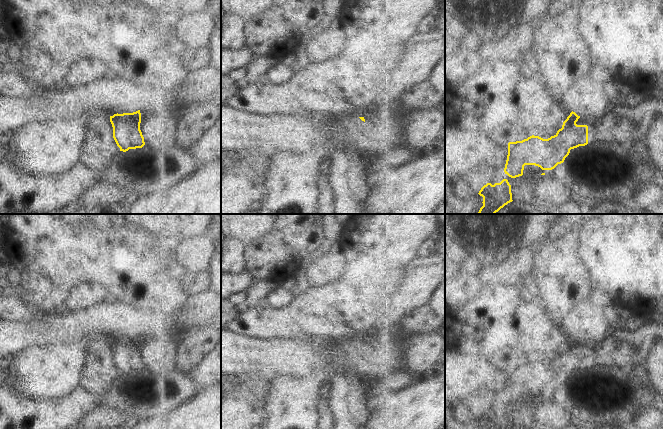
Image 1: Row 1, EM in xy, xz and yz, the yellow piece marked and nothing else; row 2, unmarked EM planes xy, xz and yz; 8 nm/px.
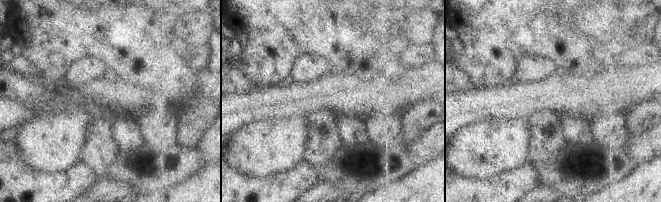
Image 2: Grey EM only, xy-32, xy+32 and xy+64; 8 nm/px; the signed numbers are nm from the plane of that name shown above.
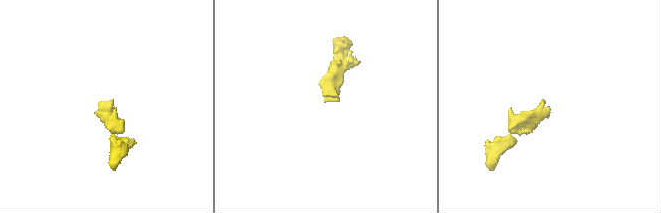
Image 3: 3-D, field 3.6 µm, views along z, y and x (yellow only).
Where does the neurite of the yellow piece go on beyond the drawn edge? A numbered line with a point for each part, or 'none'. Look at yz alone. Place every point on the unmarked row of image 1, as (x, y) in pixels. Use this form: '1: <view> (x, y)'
1: yz (622, 346)

